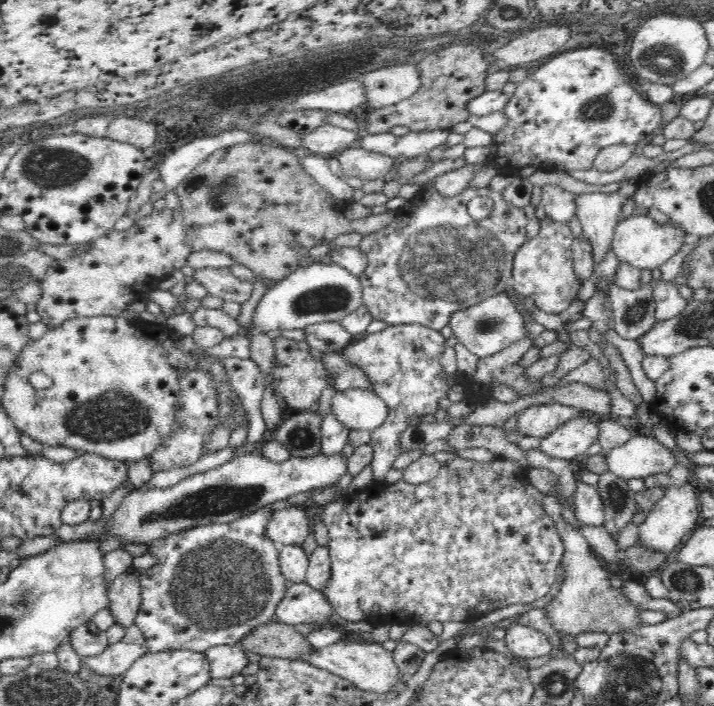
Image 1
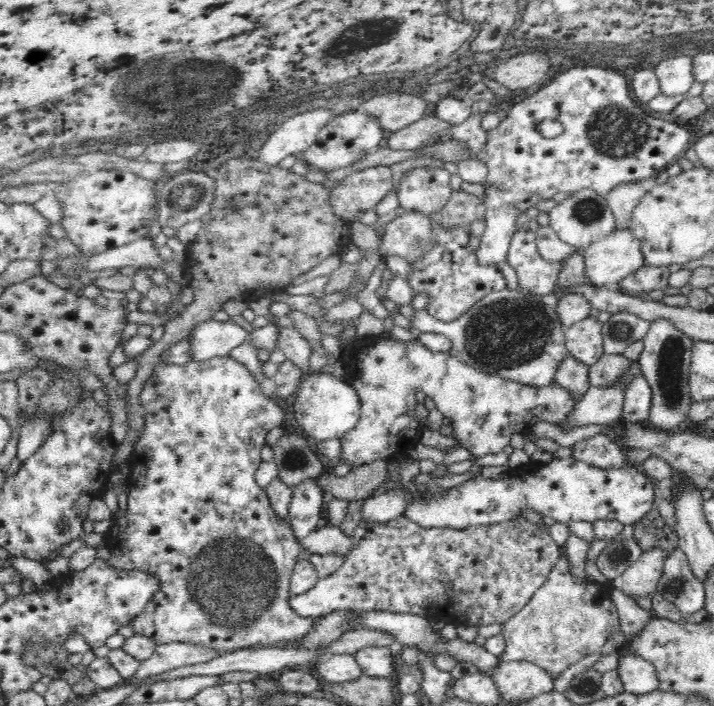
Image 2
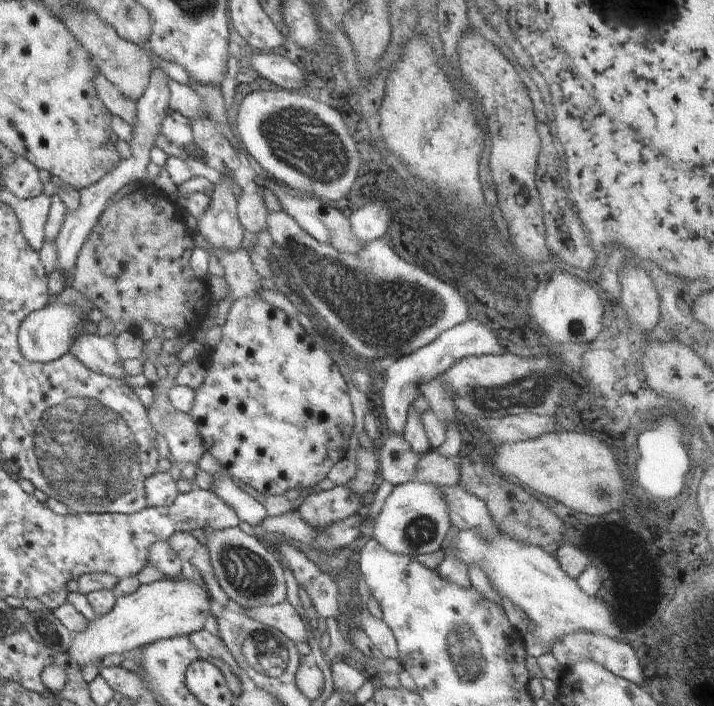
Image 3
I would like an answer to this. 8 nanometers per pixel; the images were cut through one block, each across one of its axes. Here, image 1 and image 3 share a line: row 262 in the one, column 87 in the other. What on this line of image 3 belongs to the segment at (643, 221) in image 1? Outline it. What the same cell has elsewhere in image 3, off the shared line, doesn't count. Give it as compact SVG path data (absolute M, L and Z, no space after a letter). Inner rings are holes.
M162 580L141 585L134 594L116 598L114 608L100 618L88 621L84 632L73 634L68 656L80 668L100 665L106 656L123 654L147 646L152 642L186 636L204 629L204 622L211 616L211 596L196 580Z

